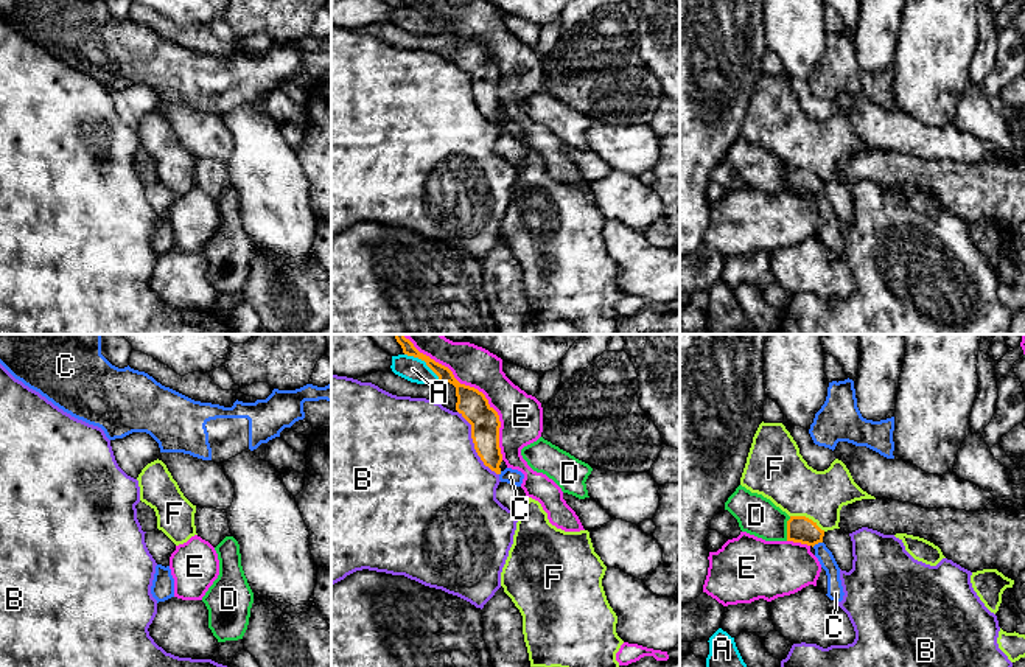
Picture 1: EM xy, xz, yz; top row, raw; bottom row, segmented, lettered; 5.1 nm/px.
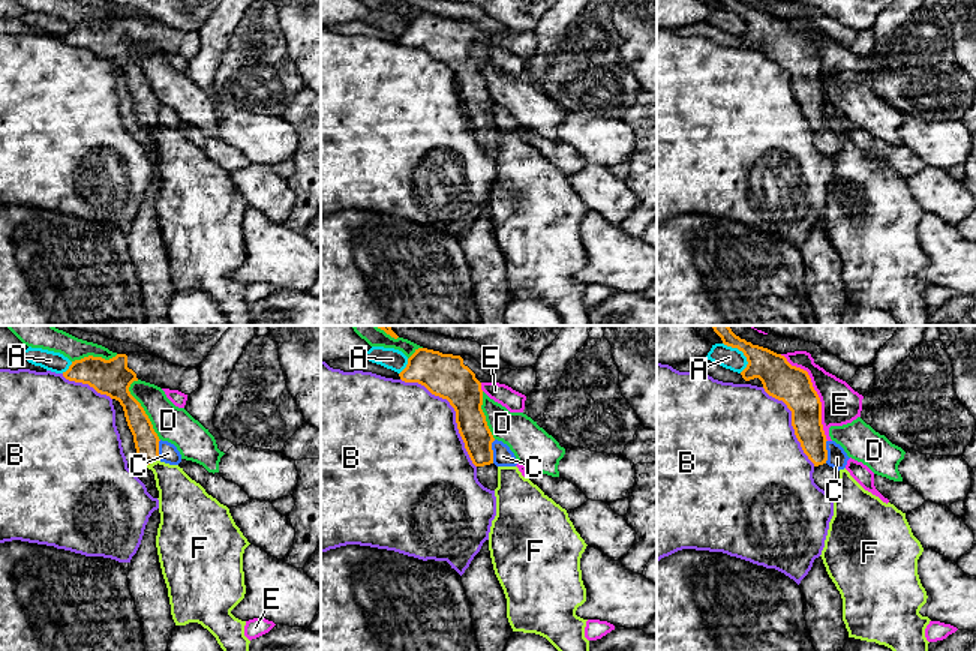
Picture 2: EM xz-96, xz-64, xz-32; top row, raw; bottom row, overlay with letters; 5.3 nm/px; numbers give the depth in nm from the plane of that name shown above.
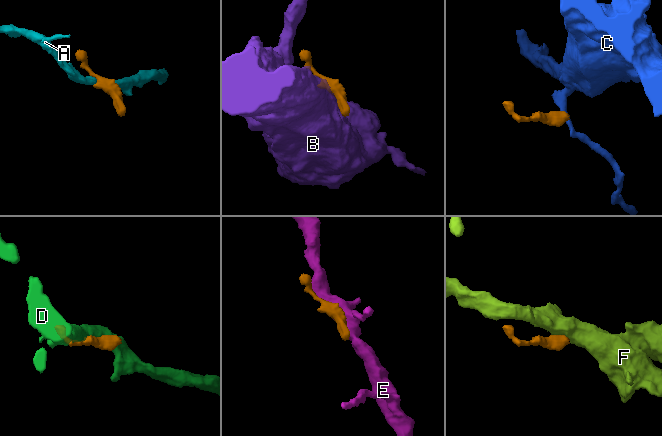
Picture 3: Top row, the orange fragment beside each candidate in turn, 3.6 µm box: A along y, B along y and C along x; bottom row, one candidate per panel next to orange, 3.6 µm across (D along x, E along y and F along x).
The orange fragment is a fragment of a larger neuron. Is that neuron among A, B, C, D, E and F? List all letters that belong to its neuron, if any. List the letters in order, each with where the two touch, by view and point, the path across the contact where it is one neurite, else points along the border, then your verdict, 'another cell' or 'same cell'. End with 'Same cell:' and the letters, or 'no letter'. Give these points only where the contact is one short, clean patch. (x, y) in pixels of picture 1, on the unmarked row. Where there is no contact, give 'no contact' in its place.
A: meets orange in xz at (425, 13); border along xz (405, 5), (420, 10), (437, 28), (437, 34); another cell
B: meets orange in xz at (475, 97); another cell
C: meets orange in yz at (817, 195); border along yz (822, 193), (812, 198); another cell
D: meets orange in yz at (787, 181); another cell
E: meets orange in xz at (481, 44); another cell
F: meets orange in yz at (808, 170); border along yz (790, 167), (804, 167), (825, 182); another cell
Same cell: no letter

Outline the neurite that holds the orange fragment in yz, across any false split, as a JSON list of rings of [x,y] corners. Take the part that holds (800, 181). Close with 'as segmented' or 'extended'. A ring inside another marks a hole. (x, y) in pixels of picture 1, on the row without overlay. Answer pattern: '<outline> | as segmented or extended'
[[[790,168],[787,173],[787,193],[815,197],[824,194],[832,204],[838,219],[849,224],[852,221],[852,193],[841,180],[821,182],[817,174],[806,168]]] | extended

